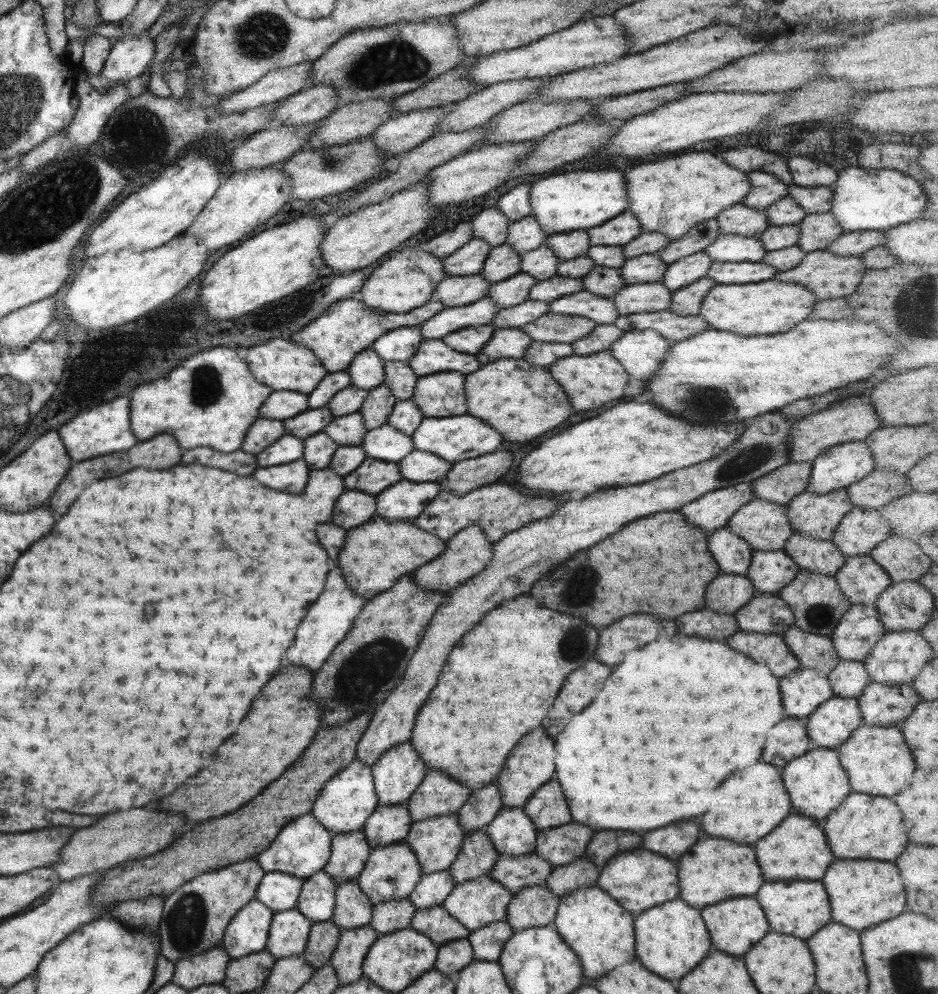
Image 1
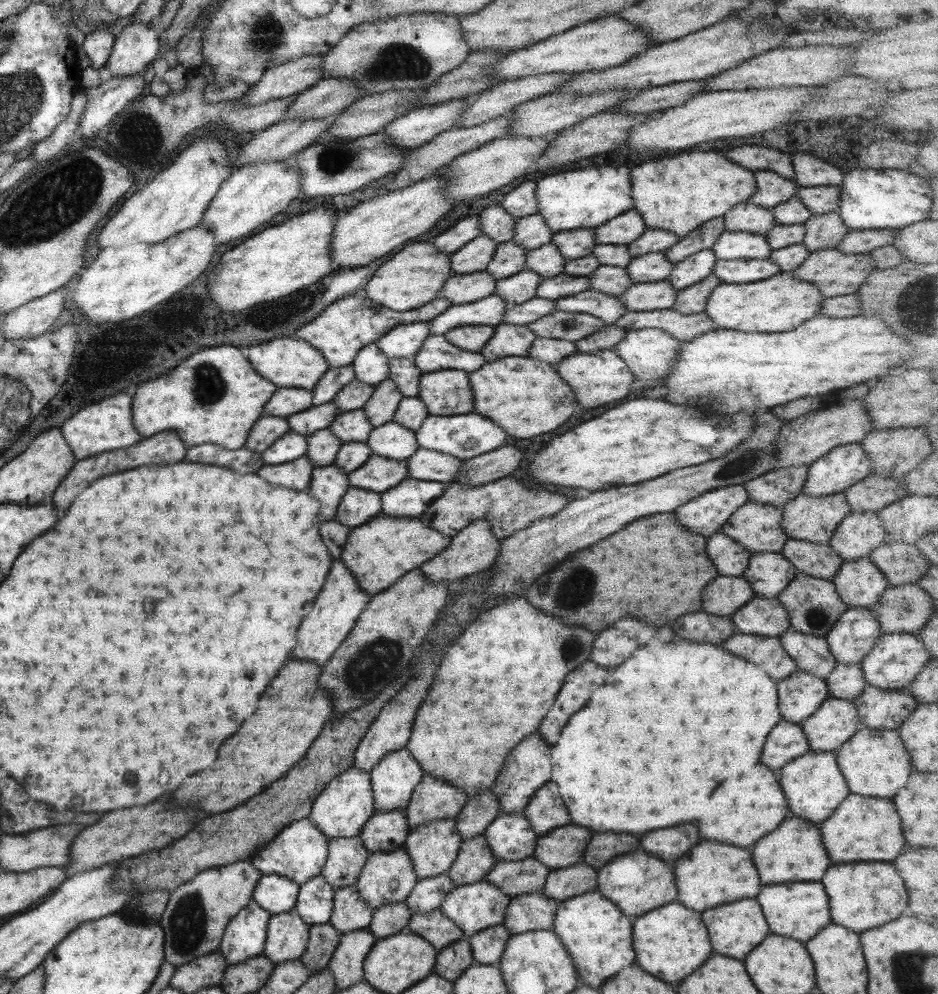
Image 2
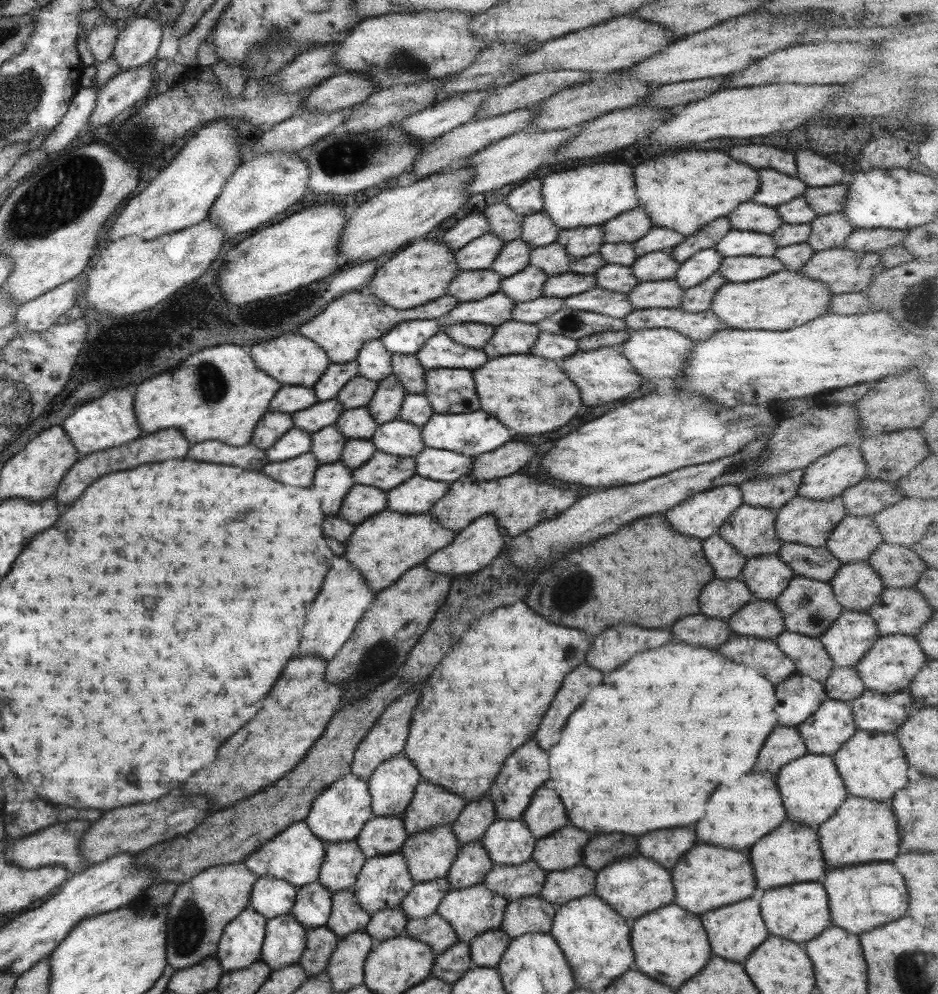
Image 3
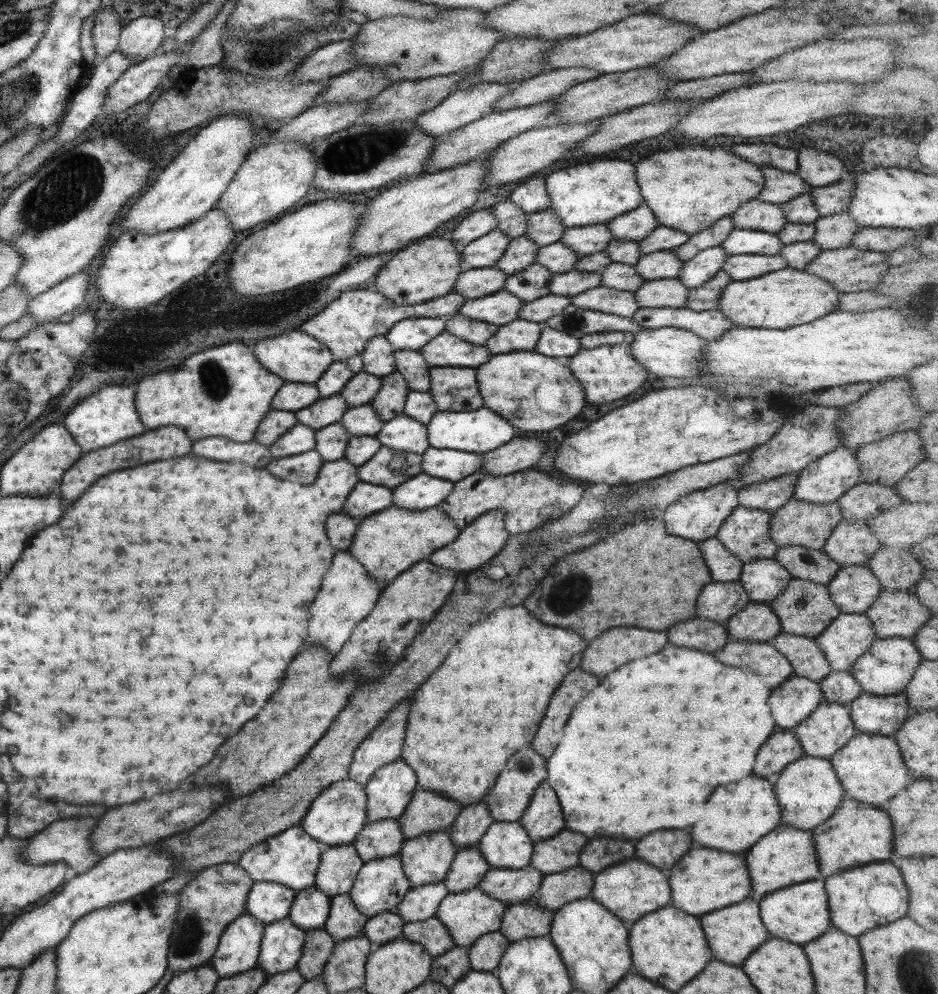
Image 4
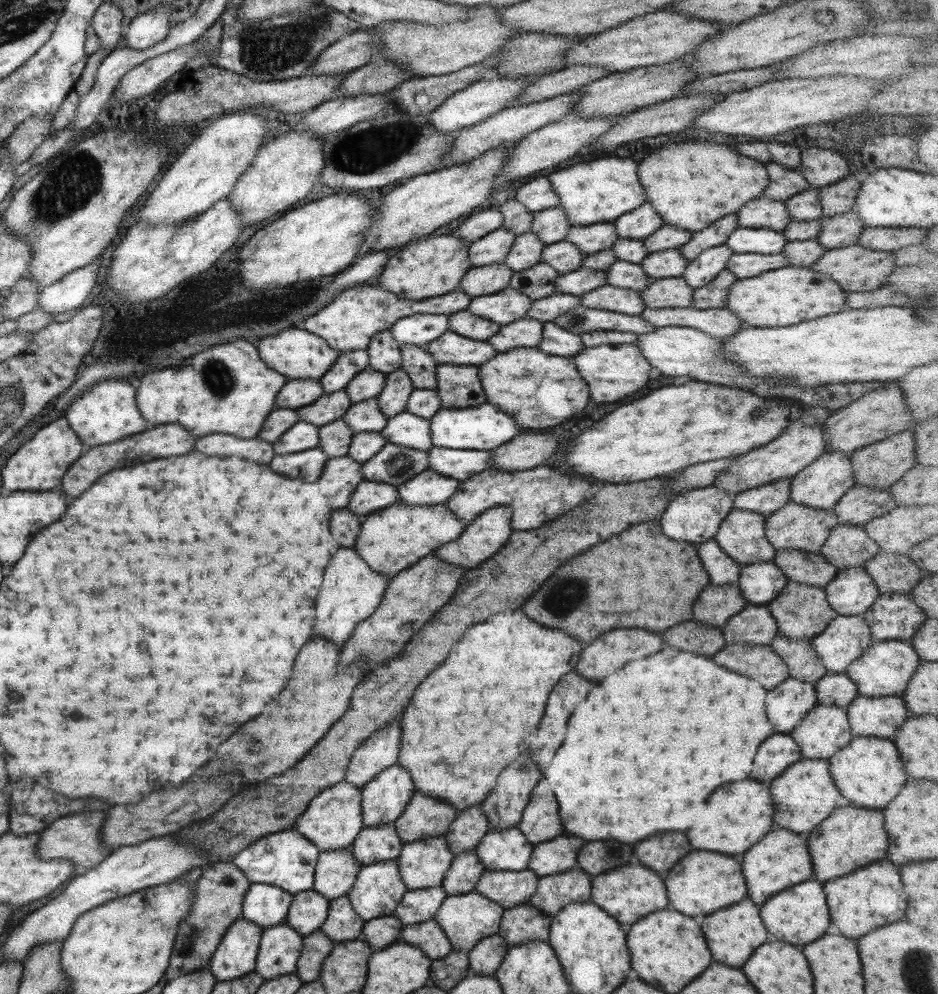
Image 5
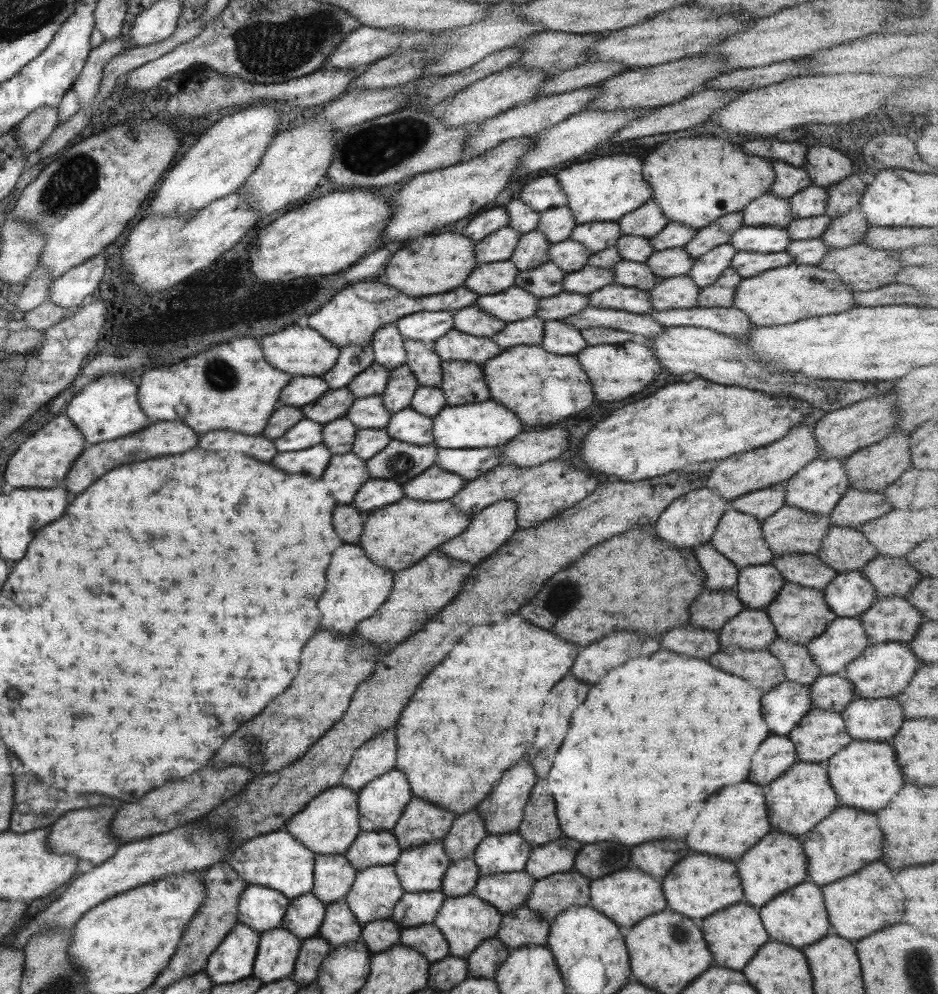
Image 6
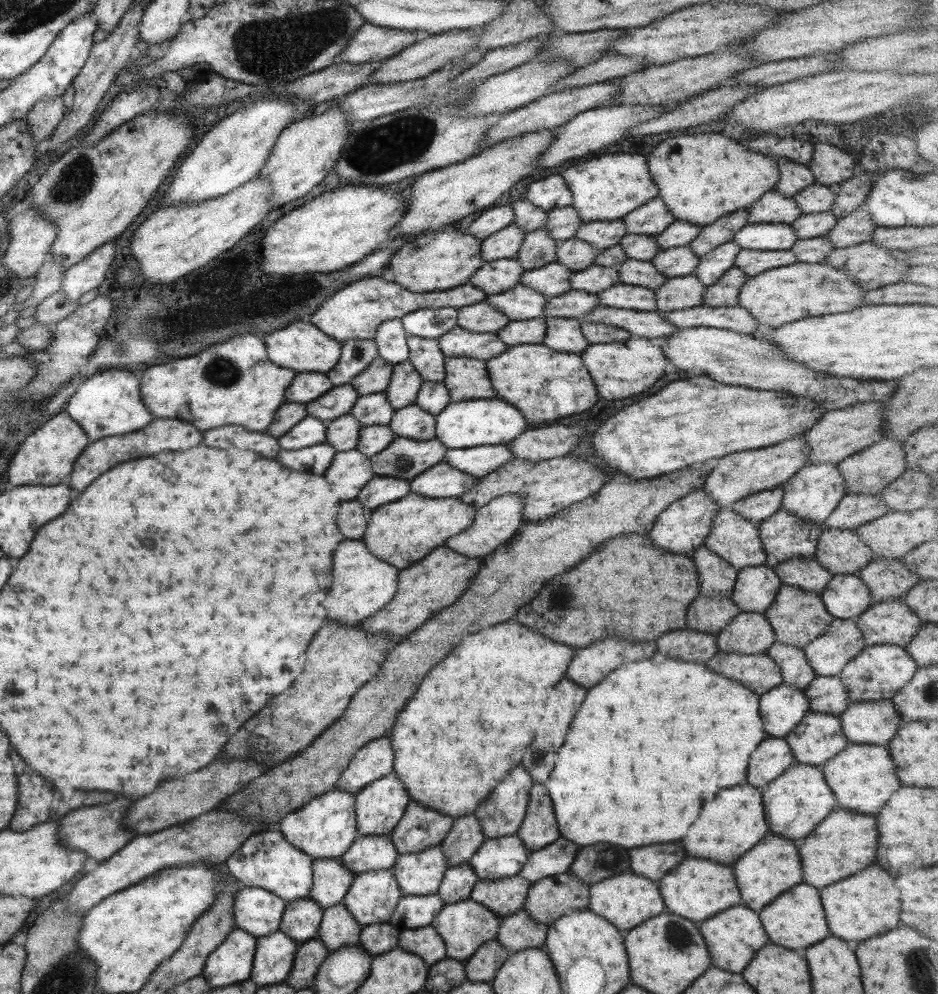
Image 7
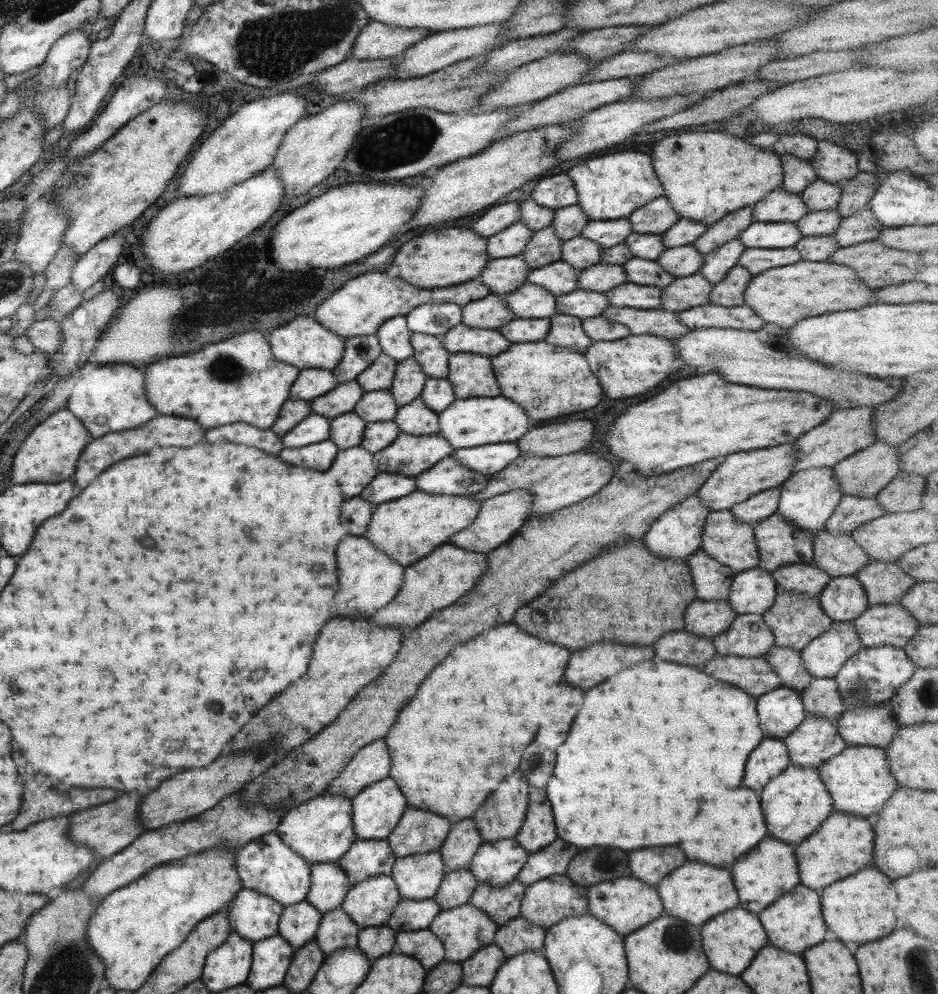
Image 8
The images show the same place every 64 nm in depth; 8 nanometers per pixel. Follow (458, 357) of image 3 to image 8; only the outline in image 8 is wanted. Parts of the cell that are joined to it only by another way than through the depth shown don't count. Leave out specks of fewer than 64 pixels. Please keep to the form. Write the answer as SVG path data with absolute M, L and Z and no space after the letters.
M463 323L452 326L440 337L449 354L473 353L490 358L503 352L511 343L501 336L498 329L471 328Z

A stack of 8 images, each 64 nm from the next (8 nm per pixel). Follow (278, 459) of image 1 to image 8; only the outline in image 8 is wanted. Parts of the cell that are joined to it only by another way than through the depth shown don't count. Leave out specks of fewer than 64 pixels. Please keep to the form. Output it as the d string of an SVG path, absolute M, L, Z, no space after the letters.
M311 413L298 422L287 434L283 435L285 448L299 448L306 444L313 444L329 438L329 419Z

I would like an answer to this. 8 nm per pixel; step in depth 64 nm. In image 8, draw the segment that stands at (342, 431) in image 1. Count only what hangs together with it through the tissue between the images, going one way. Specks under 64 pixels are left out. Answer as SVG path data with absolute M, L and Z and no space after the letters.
M375 389L364 392L352 410L366 423L393 421L398 404L389 389Z

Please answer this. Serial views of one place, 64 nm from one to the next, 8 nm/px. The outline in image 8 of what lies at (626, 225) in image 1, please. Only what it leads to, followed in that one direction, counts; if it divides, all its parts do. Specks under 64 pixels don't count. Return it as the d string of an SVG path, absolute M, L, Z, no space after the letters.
M661 196L637 208L626 220L633 233L661 235L661 232L669 230L680 218L671 210L671 204L667 204L667 198Z

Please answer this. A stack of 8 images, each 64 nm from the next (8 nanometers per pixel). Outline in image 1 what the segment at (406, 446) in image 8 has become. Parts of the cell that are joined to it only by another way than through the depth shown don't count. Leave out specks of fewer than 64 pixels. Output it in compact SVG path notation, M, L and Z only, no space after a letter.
M366 456L355 470L348 472L342 479L345 490L375 496L388 486L399 482L402 476L397 463L375 460Z

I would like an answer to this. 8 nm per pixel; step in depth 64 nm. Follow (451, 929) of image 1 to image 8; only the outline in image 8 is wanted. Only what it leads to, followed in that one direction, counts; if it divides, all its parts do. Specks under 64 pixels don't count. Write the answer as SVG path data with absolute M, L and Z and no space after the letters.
M427 928L396 933L394 946L395 952L419 961L426 971L444 960L443 945Z

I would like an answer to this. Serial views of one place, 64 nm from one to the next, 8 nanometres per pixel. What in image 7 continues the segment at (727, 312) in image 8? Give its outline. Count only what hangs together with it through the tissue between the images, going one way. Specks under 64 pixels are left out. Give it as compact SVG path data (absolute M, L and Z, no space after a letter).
M699 305L683 310L663 312L662 315L679 328L720 328L738 332L739 334L752 334L757 321L741 305L732 307L710 307Z

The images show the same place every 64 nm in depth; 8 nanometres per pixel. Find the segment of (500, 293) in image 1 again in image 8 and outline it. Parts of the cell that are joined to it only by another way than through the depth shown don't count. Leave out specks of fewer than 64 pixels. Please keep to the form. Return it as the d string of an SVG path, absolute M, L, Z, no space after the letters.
M559 259L542 267L530 269L526 282L546 288L552 295L562 295L578 288L577 273L570 264Z

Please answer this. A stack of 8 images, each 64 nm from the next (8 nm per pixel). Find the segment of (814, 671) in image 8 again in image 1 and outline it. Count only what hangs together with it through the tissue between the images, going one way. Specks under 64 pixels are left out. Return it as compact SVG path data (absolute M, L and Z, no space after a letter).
M853 604L829 637L841 660L862 662L885 632L873 605Z

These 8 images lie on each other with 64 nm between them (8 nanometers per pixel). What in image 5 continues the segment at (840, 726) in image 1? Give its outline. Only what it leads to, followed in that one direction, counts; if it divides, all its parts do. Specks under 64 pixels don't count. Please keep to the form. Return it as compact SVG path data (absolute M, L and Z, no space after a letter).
M817 704L788 735L798 746L801 760L824 761L847 746L854 737L847 722L846 709Z

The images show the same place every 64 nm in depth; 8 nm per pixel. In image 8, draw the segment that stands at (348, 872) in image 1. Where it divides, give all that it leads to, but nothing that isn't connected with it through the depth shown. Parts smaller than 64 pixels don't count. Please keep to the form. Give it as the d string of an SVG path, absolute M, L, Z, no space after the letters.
M336 863L310 865L310 885L304 900L321 914L335 910L343 902L350 882Z

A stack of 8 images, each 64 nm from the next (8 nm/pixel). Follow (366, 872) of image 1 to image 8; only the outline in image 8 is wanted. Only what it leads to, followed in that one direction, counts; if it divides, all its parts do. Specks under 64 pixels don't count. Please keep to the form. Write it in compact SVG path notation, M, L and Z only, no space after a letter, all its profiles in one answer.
M379 874L350 885L339 907L363 930L384 926L399 901L395 881L390 875Z

